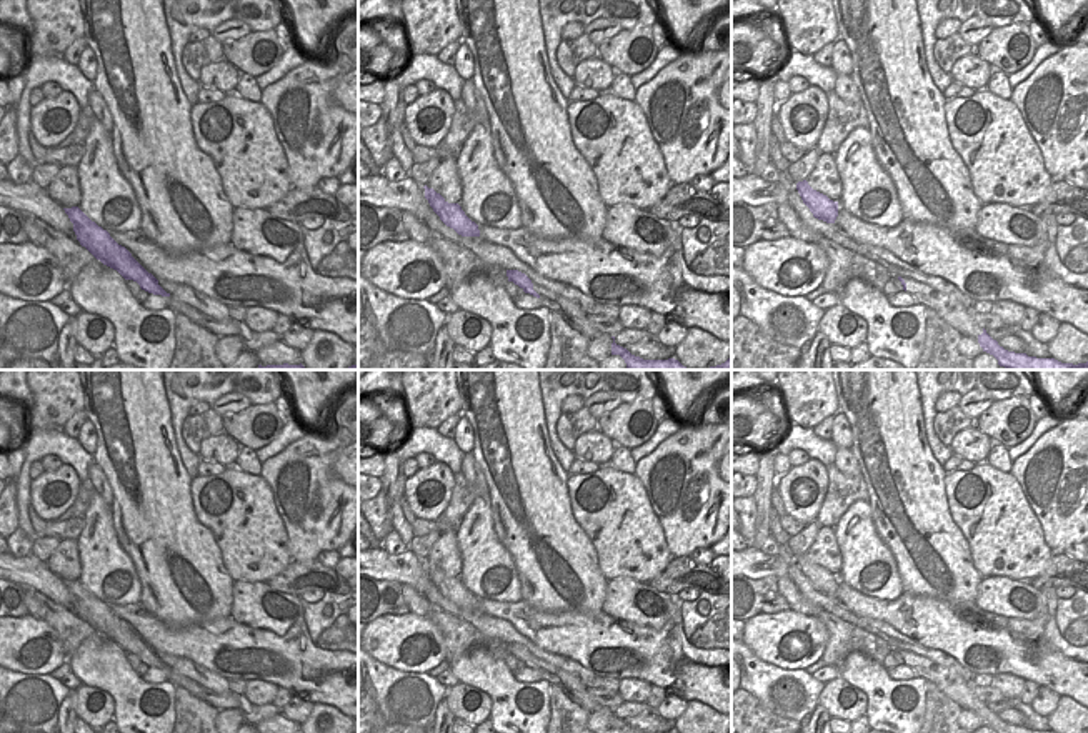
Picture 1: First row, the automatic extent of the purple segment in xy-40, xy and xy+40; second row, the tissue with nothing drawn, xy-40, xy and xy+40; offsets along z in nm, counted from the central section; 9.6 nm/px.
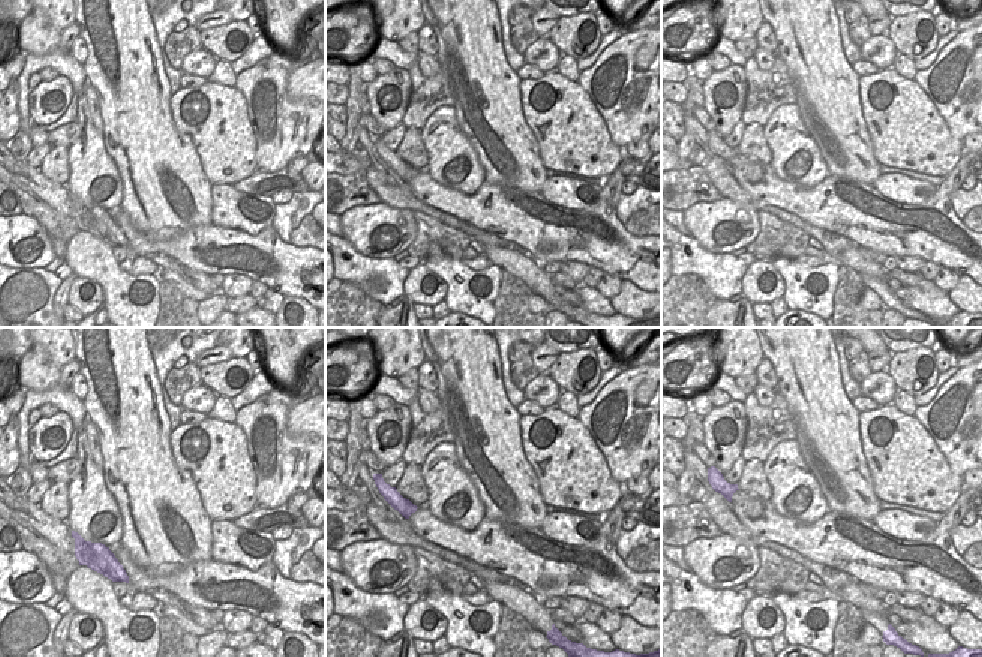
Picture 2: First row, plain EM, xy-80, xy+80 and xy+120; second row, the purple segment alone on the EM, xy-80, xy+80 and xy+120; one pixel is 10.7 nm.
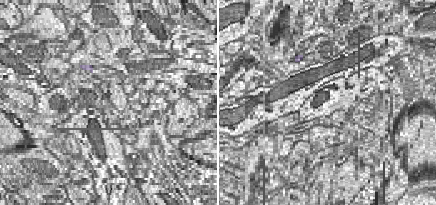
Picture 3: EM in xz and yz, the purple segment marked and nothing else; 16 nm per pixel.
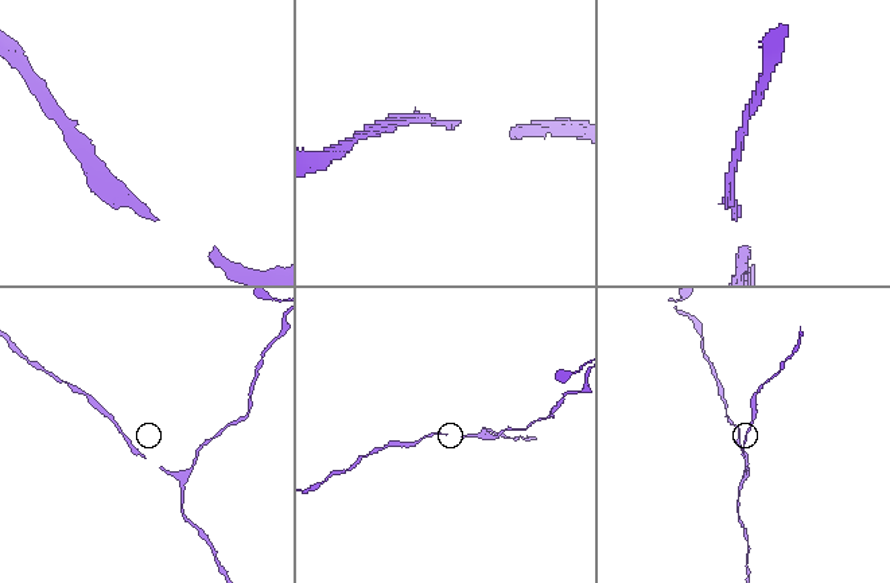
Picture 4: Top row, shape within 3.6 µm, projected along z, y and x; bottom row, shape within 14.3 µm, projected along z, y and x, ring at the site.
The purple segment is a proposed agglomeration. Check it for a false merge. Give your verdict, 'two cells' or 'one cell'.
one cell

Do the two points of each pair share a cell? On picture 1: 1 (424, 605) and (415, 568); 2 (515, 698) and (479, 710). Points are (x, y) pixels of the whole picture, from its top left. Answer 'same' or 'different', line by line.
1: different
2: different

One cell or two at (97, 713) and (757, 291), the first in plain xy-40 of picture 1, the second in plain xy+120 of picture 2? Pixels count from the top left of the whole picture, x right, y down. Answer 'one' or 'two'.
one

